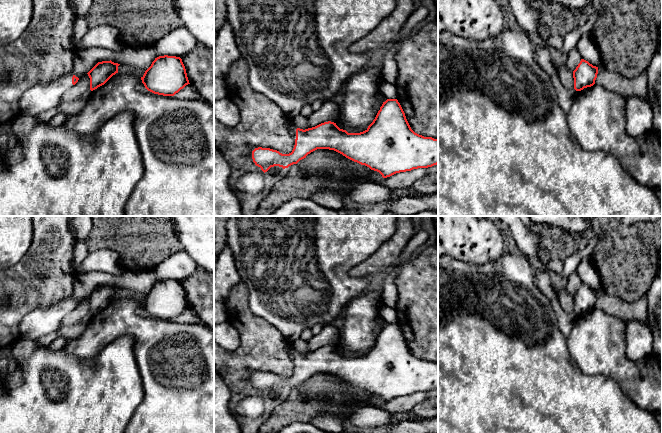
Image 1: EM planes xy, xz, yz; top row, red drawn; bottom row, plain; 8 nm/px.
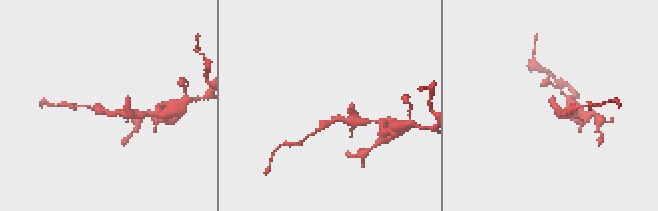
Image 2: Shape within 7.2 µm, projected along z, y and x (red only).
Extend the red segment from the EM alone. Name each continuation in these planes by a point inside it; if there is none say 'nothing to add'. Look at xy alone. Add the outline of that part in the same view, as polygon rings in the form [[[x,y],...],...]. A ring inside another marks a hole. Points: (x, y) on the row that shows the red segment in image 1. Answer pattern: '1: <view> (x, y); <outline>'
1: xy (40, 98); [[[72,73],[50,83],[37,84],[25,91],[19,100],[21,114],[37,116],[58,106],[62,95],[73,87]]]

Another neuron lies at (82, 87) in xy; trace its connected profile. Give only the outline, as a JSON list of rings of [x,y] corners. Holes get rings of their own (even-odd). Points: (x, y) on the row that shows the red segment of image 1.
[[[86,74],[81,77],[71,89],[62,95],[61,102],[69,103],[71,101],[75,101],[90,92],[90,78],[88,74]]]

